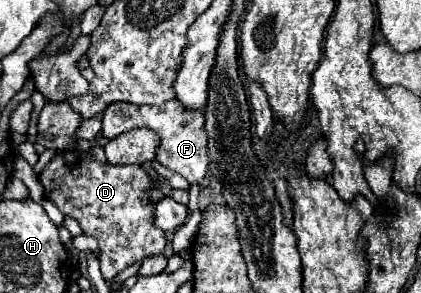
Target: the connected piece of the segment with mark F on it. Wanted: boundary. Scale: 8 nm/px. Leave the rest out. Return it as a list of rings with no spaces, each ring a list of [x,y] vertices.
[[[176,99],[164,103],[164,105],[134,105],[130,103],[114,103],[108,105],[104,111],[104,127],[102,135],[108,139],[114,139],[126,131],[138,129],[138,127],[148,127],[156,131],[162,137],[162,145],[158,147],[158,157],[156,161],[182,177],[188,179],[188,183],[200,181],[208,173],[208,135],[204,131],[204,111],[188,109]]]

